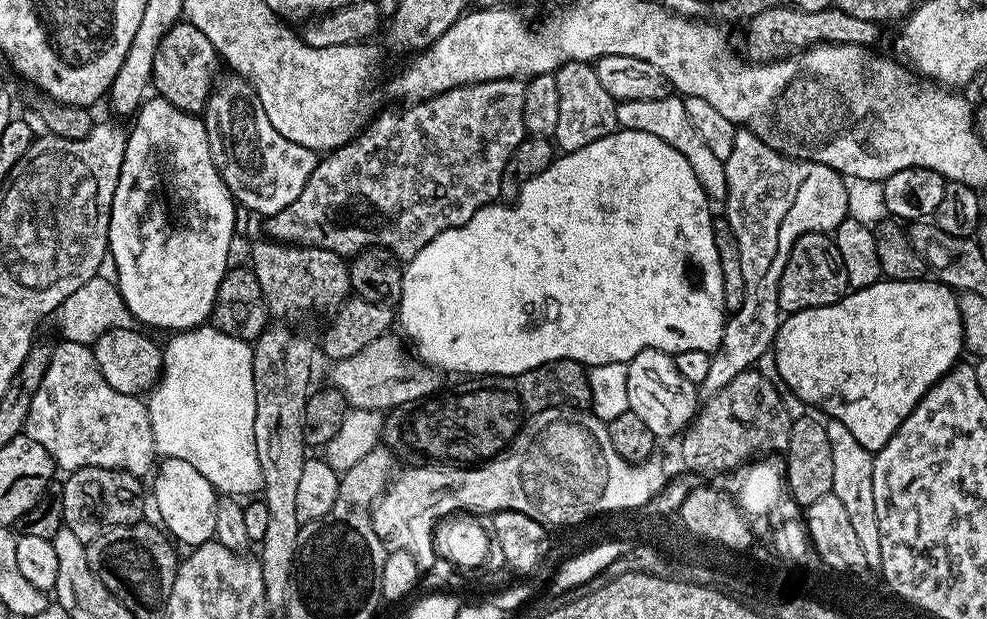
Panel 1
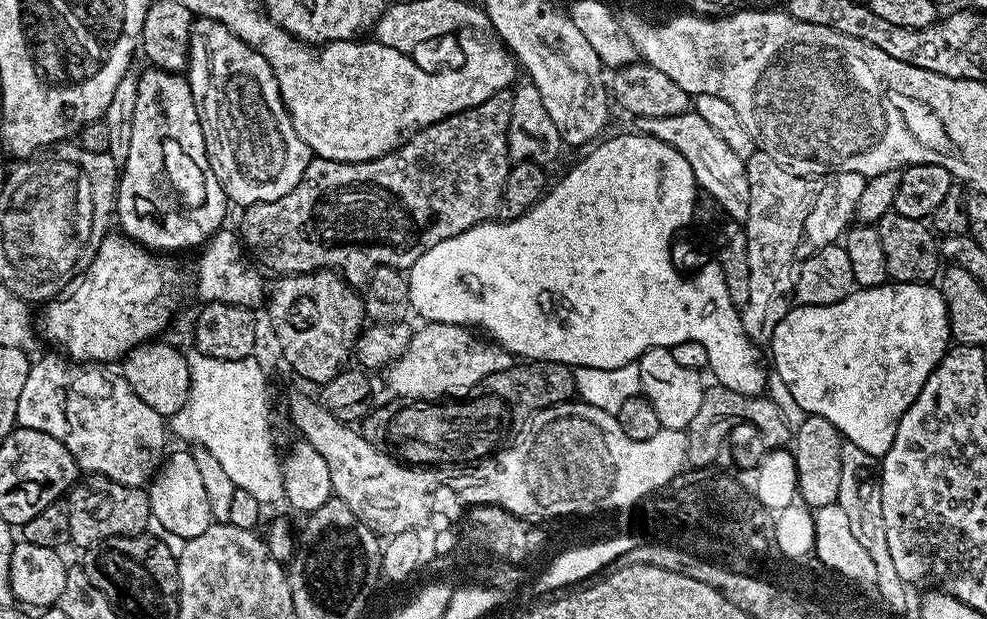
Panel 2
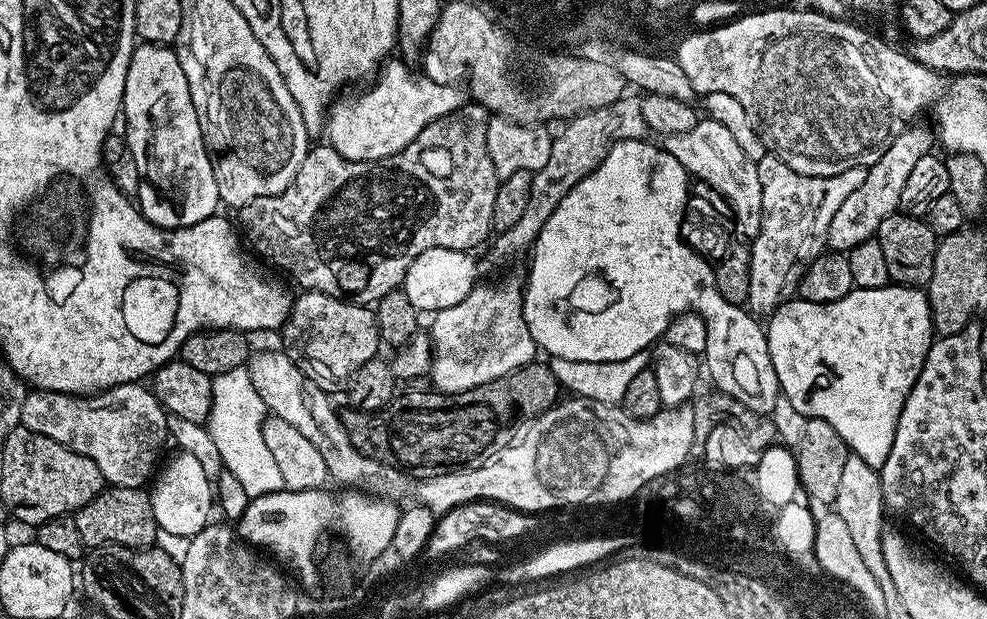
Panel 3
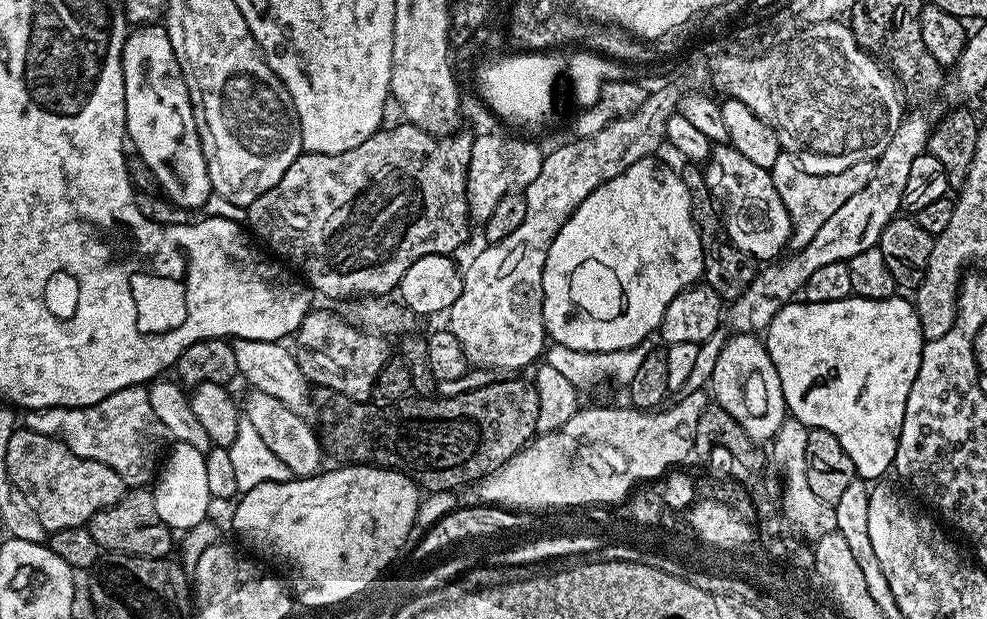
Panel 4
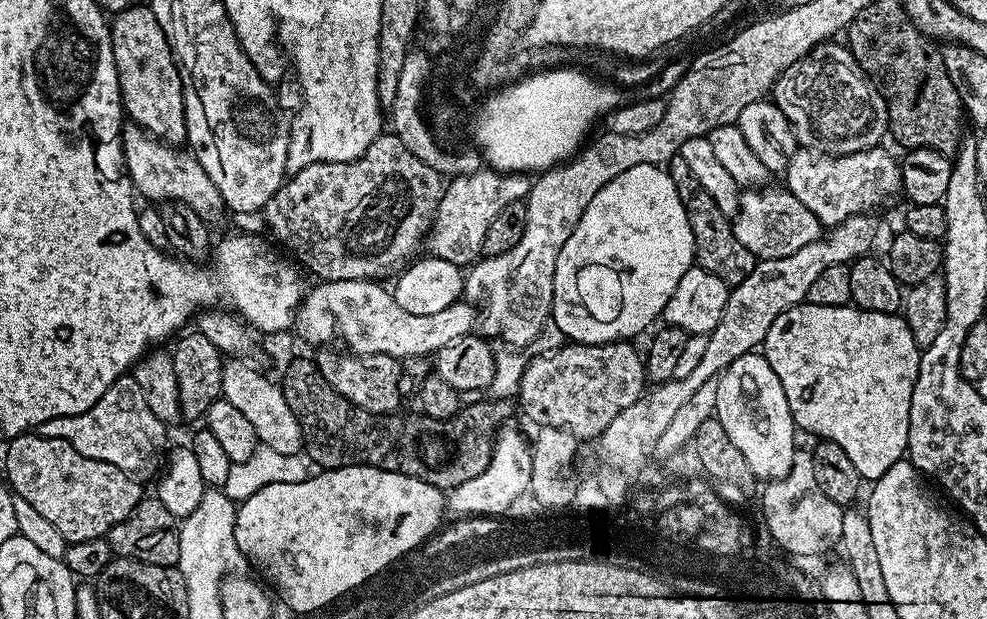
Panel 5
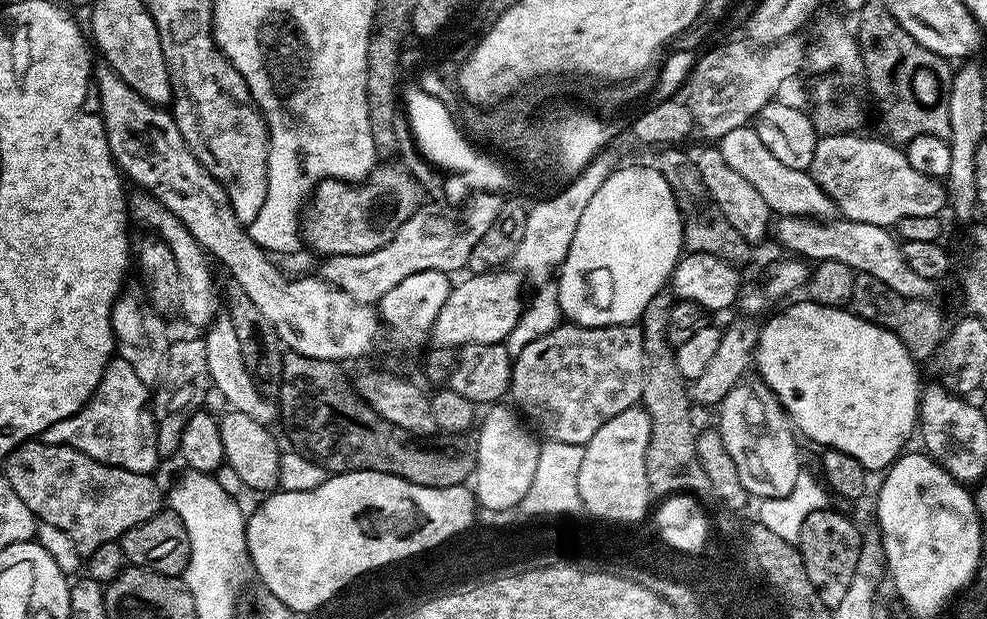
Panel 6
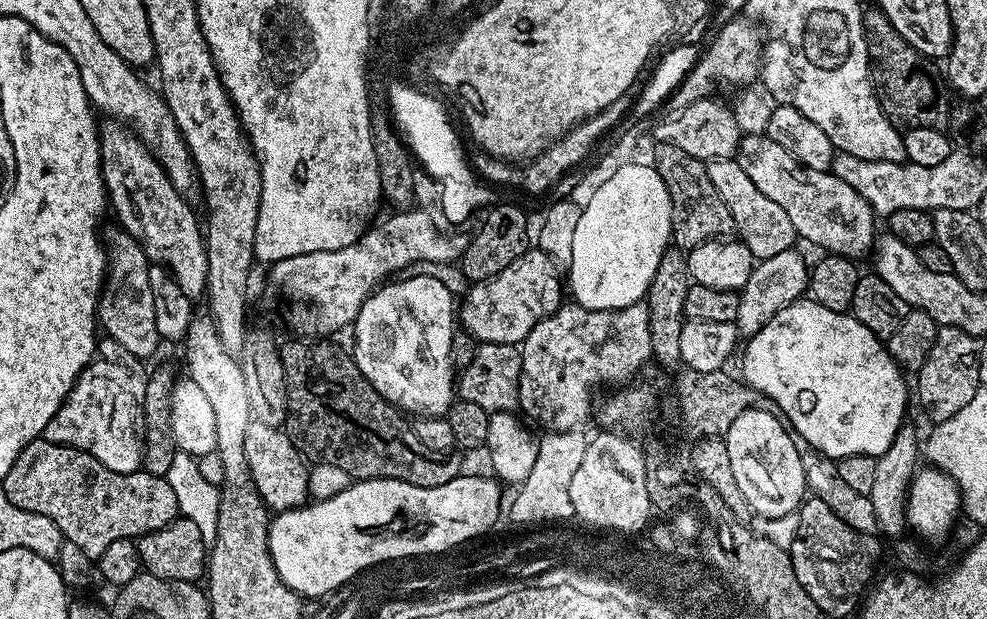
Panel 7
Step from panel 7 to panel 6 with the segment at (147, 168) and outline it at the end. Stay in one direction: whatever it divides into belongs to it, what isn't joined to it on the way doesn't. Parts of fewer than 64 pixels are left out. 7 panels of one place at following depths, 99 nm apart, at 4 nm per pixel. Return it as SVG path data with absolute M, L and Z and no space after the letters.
M143 190L137 191L135 194L136 197L131 197L128 200L128 214L131 223L133 225L141 224L142 227L148 228L144 230L147 230L151 235L158 236L162 242L166 242L166 246L170 246L171 252L174 253L174 262L176 262L180 284L182 285L179 311L181 318L183 317L196 328L208 327L215 320L219 311L210 274L211 263L208 253L196 241L194 234L190 234L190 230L186 230L186 226L180 219L170 210L166 210L166 206L162 206L162 202L158 202Z

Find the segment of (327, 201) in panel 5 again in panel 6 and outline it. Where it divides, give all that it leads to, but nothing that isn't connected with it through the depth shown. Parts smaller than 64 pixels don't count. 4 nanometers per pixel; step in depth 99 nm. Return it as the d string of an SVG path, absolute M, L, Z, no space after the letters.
M380 162L376 167L359 182L346 180L322 180L312 189L311 196L306 201L302 212L302 240L316 252L321 252L321 257L341 256L342 254L370 254L394 234L412 215L425 203L426 195L422 186L416 181L400 162Z

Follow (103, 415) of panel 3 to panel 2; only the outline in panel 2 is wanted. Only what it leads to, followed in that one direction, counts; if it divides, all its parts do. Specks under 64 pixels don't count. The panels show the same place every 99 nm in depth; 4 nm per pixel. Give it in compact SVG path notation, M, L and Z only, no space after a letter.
M63 355L60 356L44 356L32 364L26 387L22 389L22 394L18 394L17 425L30 430L42 430L50 434L50 438L58 438L58 442L62 442L62 446L66 446L66 450L70 450L76 459L77 469L84 471L85 468L85 473L105 476L131 488L147 485L165 459L165 417L150 410L150 406L146 406L146 402L134 394L119 371L111 372L108 369L111 367L96 362L69 363Z

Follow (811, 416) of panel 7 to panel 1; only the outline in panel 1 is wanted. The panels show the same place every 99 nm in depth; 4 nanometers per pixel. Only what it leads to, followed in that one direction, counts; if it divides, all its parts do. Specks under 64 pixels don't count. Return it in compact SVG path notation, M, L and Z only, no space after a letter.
M881 278L876 284L849 291L848 295L841 298L839 304L818 306L810 310L785 315L781 319L780 328L776 332L774 351L778 370L782 374L783 387L787 391L793 392L797 400L805 405L813 404L814 407L821 408L824 412L832 412L828 413L831 419L842 422L842 426L846 426L846 430L850 430L850 434L854 434L854 438L858 438L858 442L862 442L868 452L875 454L882 450L882 446L886 446L886 442L890 442L890 438L896 433L898 426L902 426L904 419L914 410L914 406L918 406L921 398L961 359L960 352L965 351L965 346L964 335L962 334L962 318L958 314L958 296L948 285L941 284L935 278L923 280Z

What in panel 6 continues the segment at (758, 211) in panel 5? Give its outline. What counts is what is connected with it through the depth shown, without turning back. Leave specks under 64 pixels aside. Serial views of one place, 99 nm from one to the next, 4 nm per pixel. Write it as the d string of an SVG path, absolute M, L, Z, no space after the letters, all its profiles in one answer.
M781 216L775 221L774 236L776 240L785 248L785 253L795 254L808 262L819 262L821 260L833 260L834 262L846 262L857 274L865 272L890 286L890 290L895 290L899 296L905 300L932 300L933 281L922 278L906 263L906 258L902 258L902 250L897 237L889 229L882 226L874 226L870 222L854 222L843 218L832 218L825 222L823 219L808 219L800 216Z

